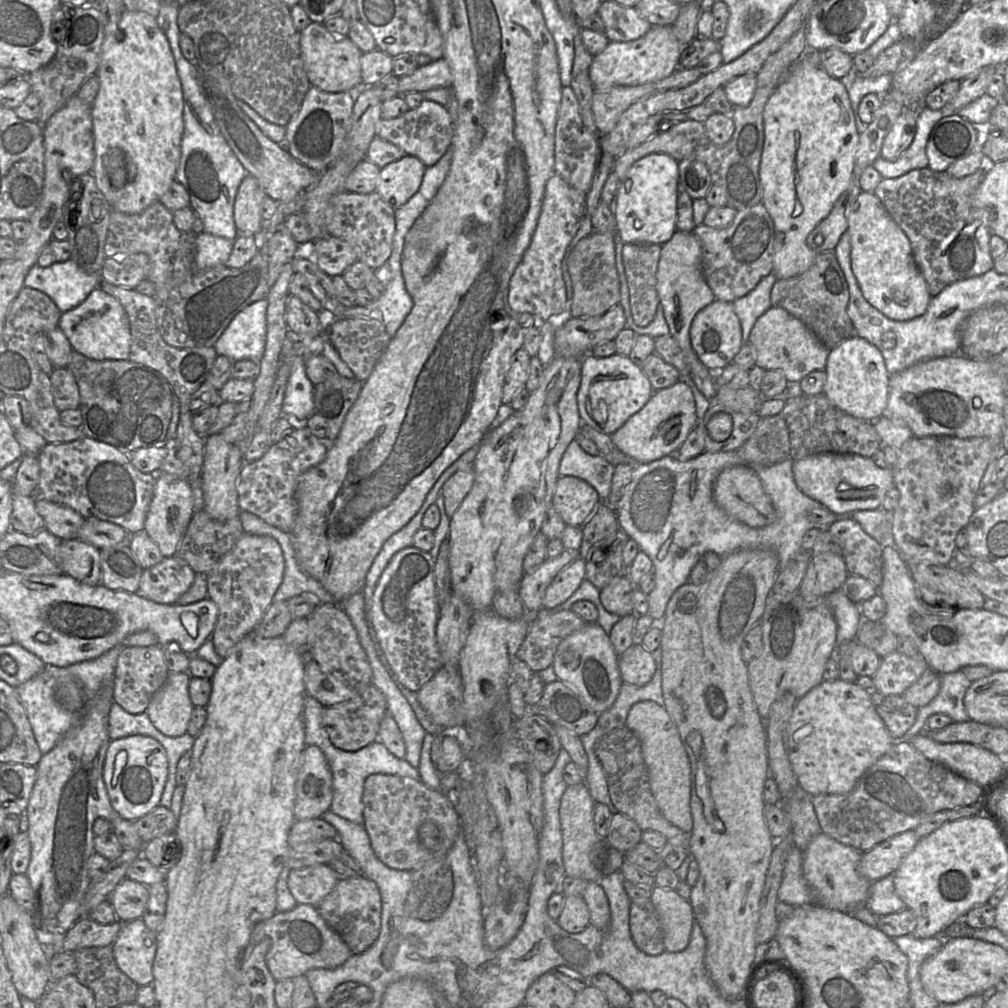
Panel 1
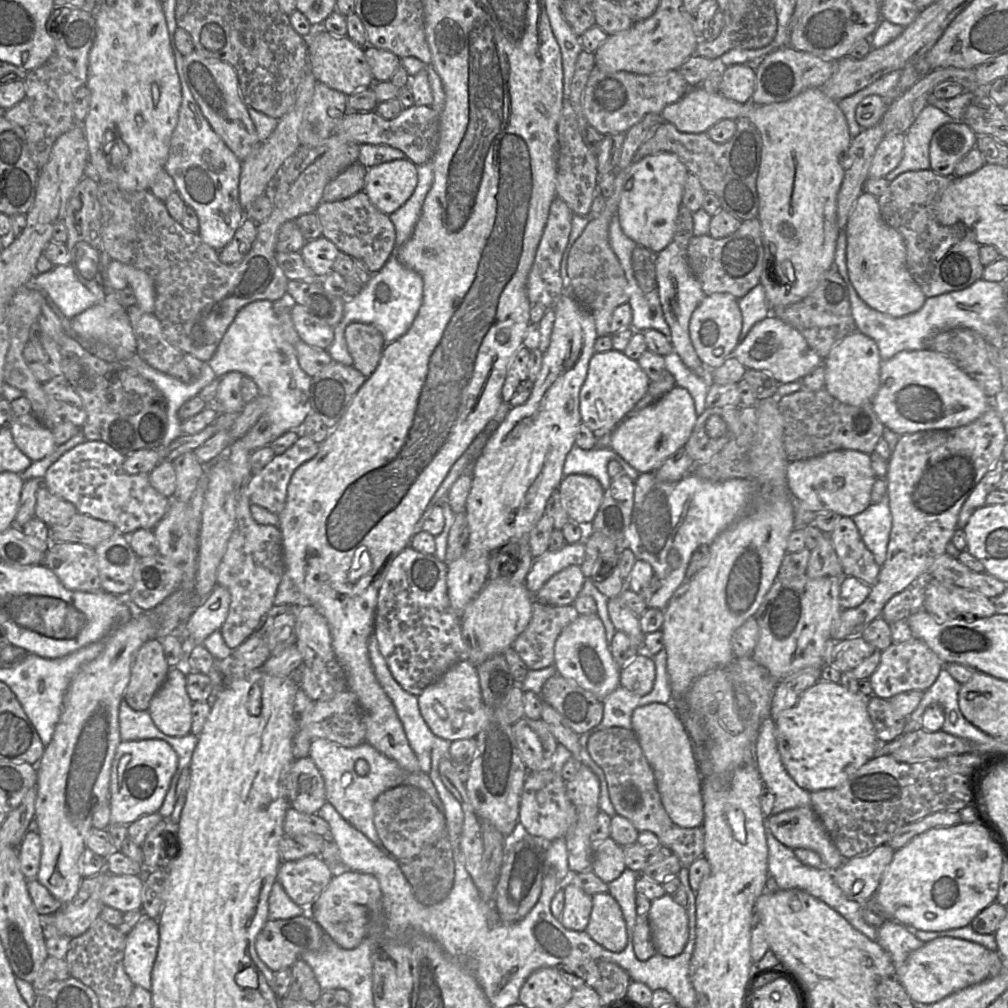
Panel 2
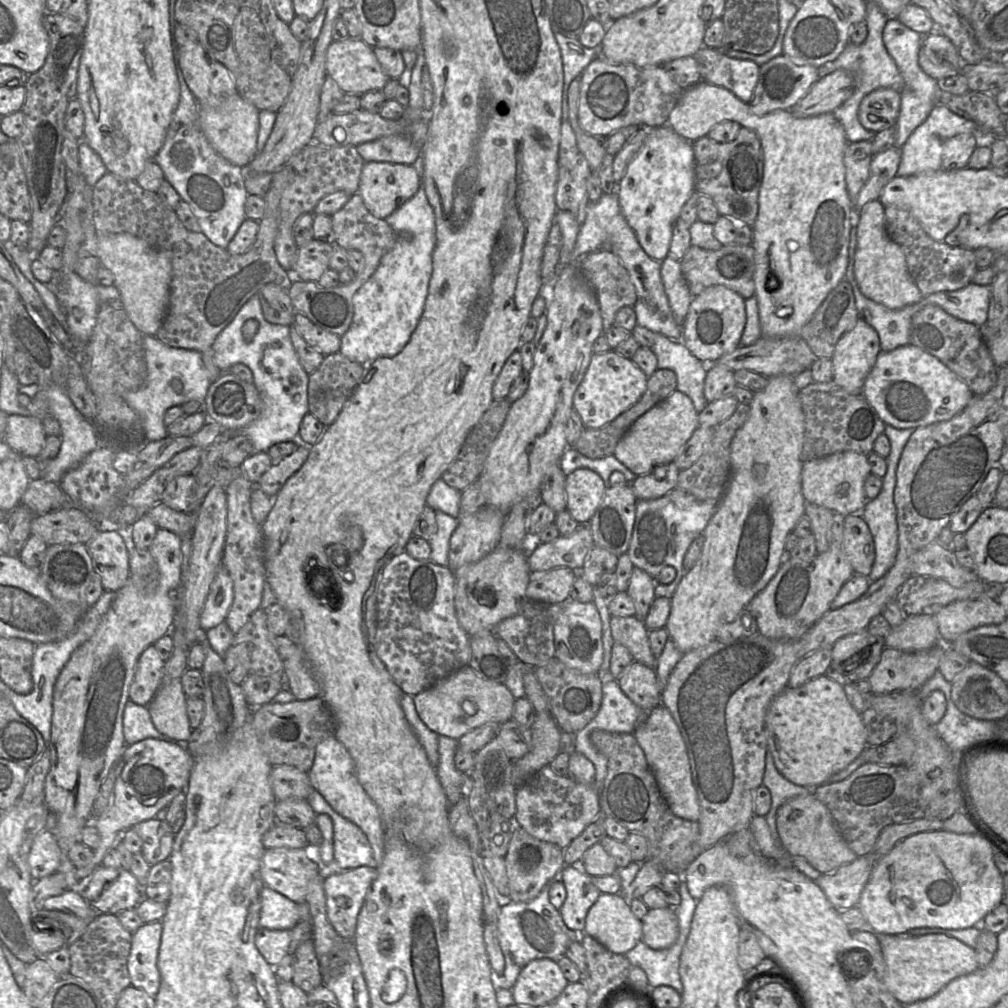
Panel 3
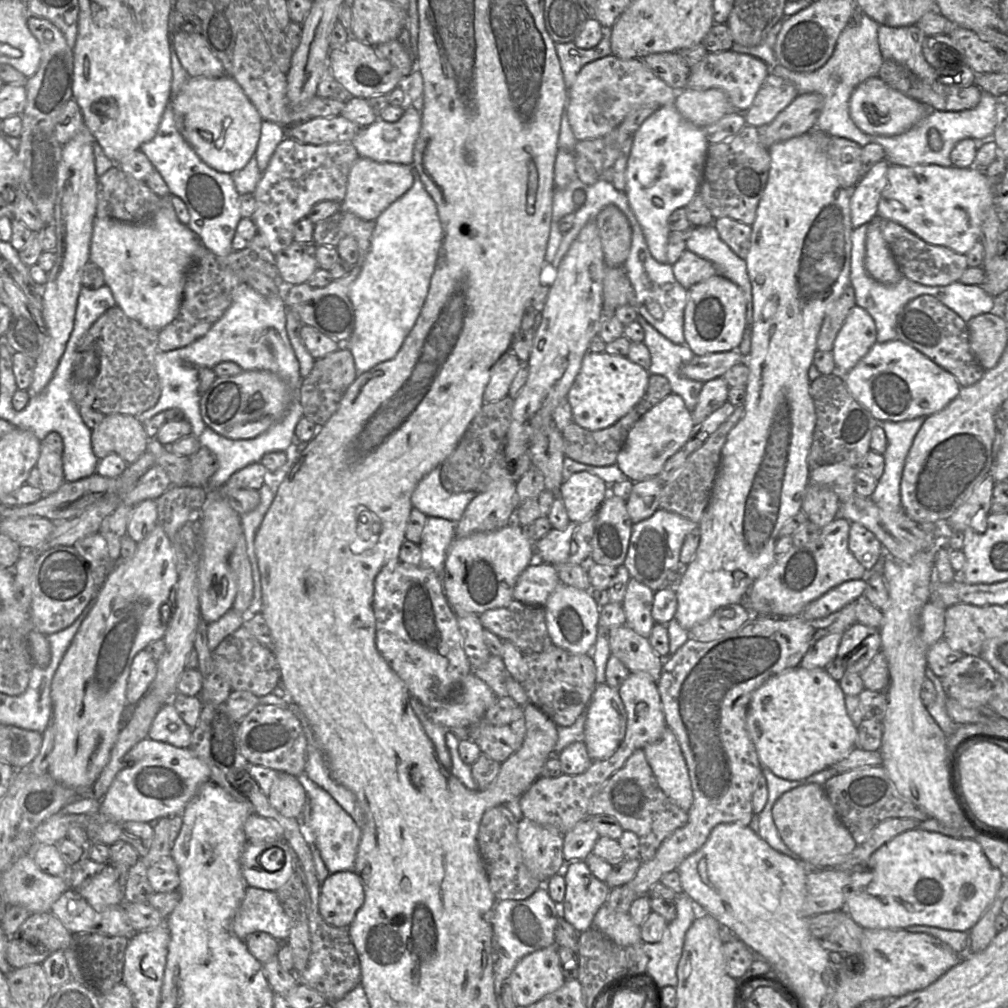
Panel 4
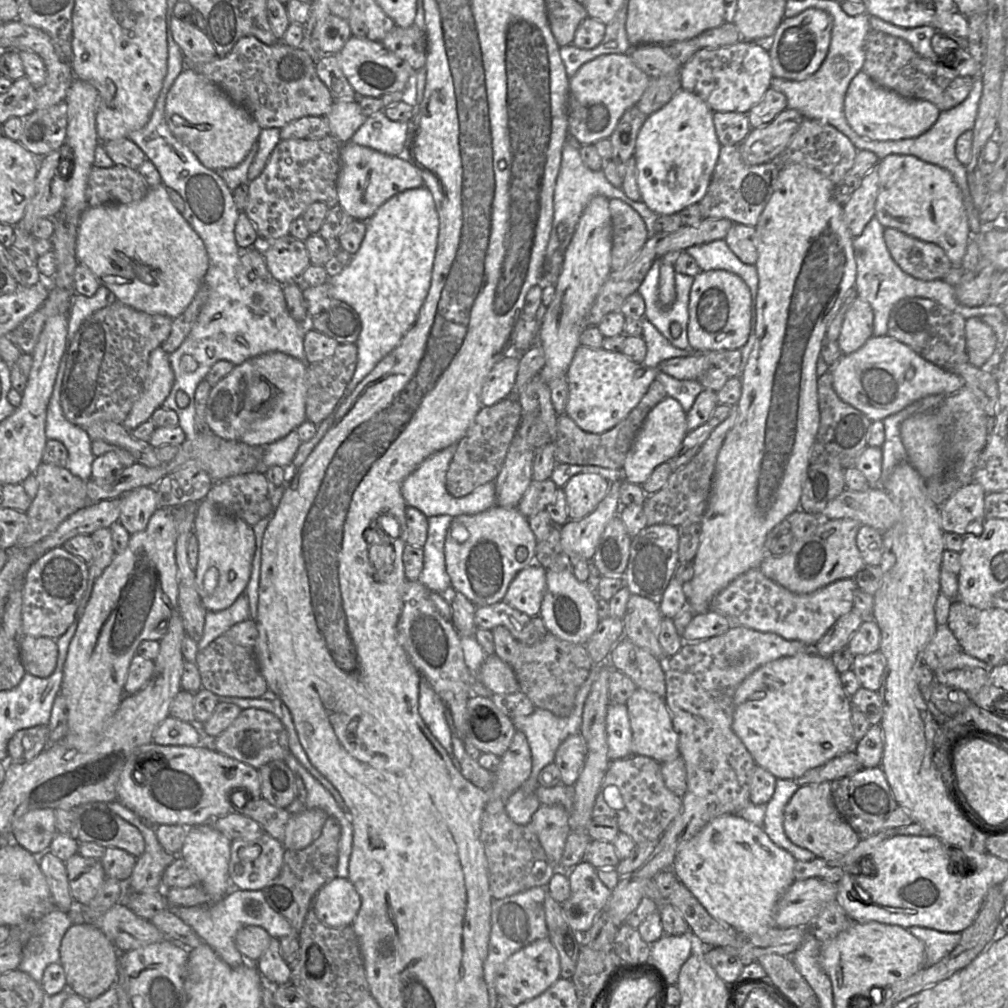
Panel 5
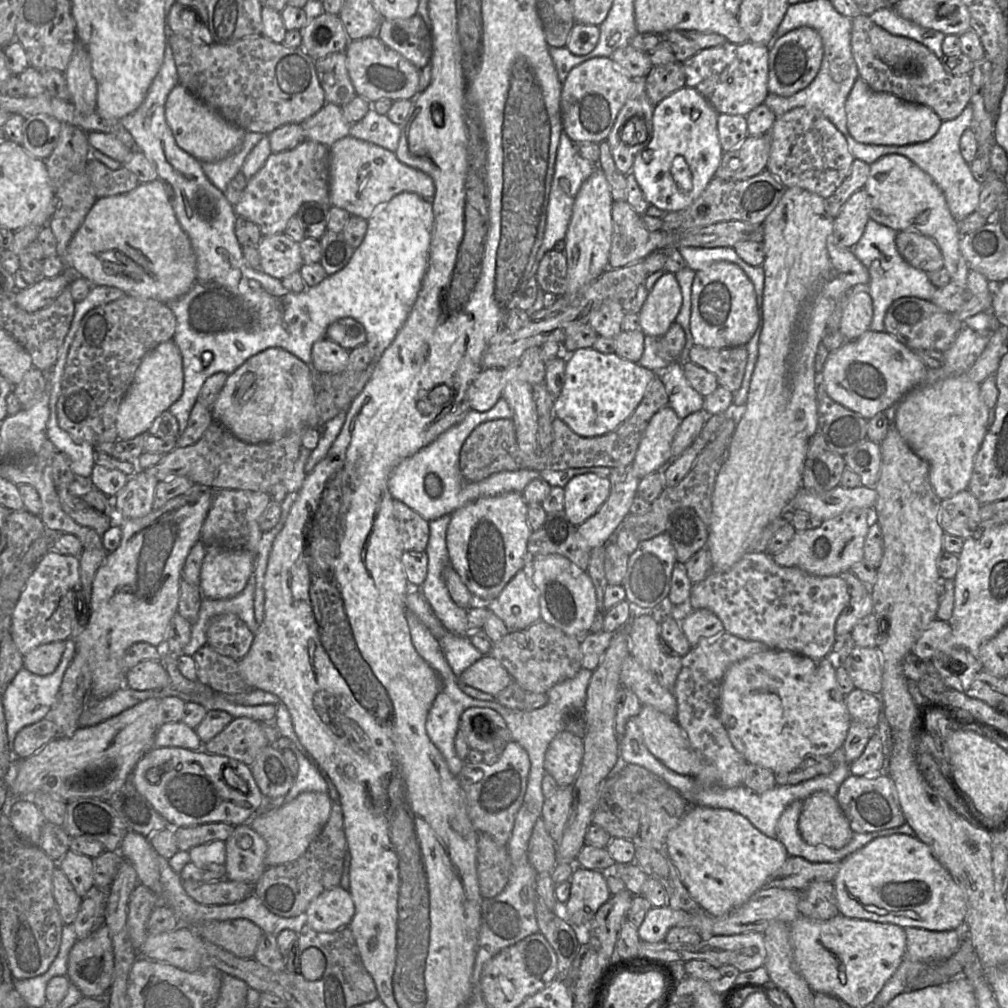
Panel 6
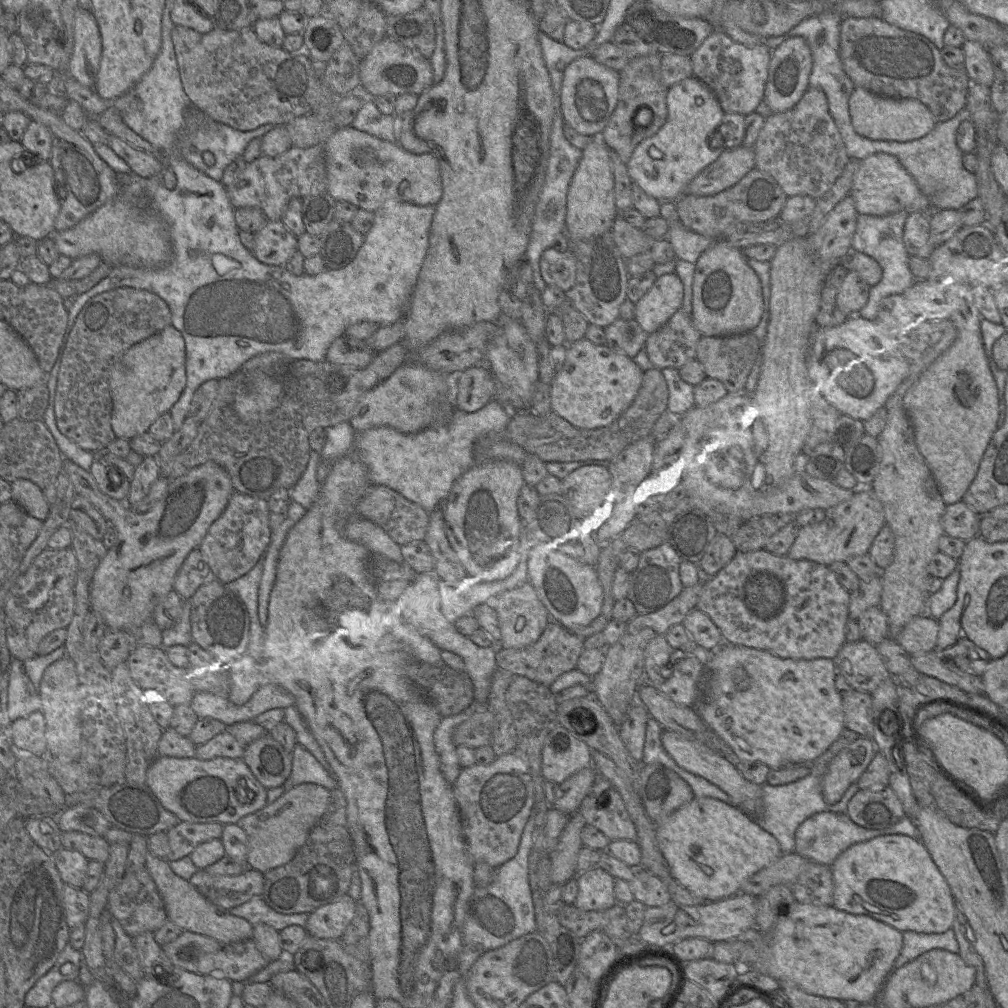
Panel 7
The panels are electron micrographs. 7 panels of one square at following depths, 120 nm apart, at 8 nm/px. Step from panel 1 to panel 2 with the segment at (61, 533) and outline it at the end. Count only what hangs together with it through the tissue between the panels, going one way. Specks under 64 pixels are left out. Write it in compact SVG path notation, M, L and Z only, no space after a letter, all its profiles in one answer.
M43 484L40 486L36 494L35 517L49 528L68 523L76 513L71 502L52 494Z

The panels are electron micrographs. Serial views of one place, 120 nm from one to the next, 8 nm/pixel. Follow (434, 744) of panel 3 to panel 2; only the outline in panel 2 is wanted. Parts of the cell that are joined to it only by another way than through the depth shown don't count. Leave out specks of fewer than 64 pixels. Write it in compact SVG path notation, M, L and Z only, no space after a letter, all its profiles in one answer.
M374 632L368 639L368 651L376 679L395 708L420 770L427 774L431 768L431 749L435 735L420 714L417 696L405 691L394 679L379 650Z

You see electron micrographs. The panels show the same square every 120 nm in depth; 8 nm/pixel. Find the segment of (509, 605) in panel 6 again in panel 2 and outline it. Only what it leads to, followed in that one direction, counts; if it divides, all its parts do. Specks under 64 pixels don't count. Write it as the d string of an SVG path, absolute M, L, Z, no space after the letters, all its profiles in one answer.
M570 565L554 574L533 595L535 600L553 606L573 604L585 577L579 565Z

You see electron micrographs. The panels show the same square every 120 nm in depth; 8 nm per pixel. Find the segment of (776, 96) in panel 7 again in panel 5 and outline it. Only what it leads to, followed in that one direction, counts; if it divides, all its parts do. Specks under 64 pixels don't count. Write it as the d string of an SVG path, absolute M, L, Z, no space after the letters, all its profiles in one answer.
M808 8L797 16L784 18L771 37L768 51L773 76L800 81L815 73L827 56L832 25L832 17L816 8Z

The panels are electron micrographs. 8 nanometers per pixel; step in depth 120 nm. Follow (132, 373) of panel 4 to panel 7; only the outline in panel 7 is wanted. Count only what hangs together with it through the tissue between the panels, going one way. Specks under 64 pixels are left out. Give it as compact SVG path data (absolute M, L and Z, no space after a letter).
M117 288L86 303L69 334L58 373L55 416L64 436L92 453L100 453L117 439L111 426L110 372L133 345L170 325L167 303L146 290Z

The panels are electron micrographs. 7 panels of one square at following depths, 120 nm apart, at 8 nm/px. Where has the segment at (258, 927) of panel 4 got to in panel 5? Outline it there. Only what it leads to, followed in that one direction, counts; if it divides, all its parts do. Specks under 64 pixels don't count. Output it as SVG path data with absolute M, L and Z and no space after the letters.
M232 888L225 897L216 902L190 907L172 906L169 909L193 928L203 942L207 943L224 962L232 967L237 967L246 960L235 946L235 936L242 927L260 926L271 937L277 939L296 935L290 922L269 906L262 890Z

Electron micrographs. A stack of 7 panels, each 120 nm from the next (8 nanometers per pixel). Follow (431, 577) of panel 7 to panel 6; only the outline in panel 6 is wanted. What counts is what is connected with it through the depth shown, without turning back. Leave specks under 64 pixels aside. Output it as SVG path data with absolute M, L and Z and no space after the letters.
M446 630L438 641L456 678L483 655L468 636L456 635Z

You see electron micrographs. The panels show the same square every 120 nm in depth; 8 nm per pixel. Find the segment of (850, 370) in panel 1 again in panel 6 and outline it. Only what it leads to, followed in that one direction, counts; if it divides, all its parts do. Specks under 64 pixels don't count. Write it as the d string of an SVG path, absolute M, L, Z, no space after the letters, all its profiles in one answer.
M867 287L853 288L855 293L847 301L840 322L840 331L847 341L868 331L873 318L873 302Z

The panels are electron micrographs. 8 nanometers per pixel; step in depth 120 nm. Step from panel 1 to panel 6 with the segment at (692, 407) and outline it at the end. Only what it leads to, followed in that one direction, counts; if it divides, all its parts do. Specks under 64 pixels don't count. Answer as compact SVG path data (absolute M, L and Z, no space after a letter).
M668 405L651 418L632 462L637 477L662 471L672 461L671 446L681 421Z

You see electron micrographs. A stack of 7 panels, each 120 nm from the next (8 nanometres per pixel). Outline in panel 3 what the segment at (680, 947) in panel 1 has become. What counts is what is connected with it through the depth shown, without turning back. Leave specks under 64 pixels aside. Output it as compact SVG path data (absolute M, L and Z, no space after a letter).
M672 907L649 909L642 921L642 941L653 950L670 948L678 939L679 922Z

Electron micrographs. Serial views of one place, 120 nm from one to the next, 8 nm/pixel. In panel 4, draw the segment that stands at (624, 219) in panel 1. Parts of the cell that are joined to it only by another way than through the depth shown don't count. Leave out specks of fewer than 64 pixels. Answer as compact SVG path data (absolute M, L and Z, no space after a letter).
M674 104L657 109L633 134L633 146L626 168L626 195L630 207L640 224L653 258L667 263L667 245L670 230L668 219L679 208L686 207L698 194L703 177L709 142L706 130L686 120Z

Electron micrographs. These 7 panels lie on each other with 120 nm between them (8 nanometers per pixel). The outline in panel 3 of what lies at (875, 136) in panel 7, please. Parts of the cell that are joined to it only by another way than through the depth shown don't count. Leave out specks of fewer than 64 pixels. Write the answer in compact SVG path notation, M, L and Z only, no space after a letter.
M879 88L865 95L859 105L858 120L860 124L873 133L895 126L901 97L891 88Z

